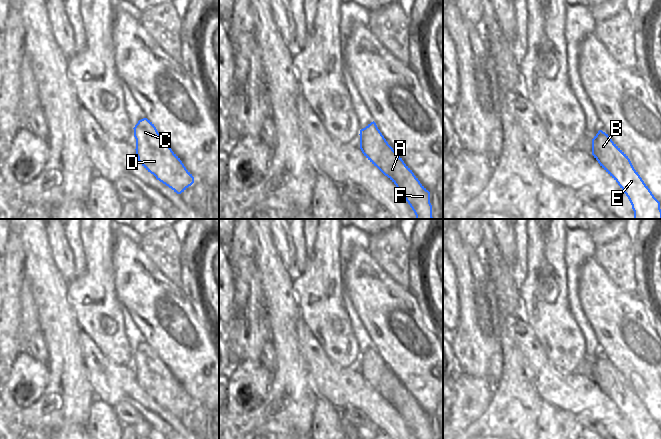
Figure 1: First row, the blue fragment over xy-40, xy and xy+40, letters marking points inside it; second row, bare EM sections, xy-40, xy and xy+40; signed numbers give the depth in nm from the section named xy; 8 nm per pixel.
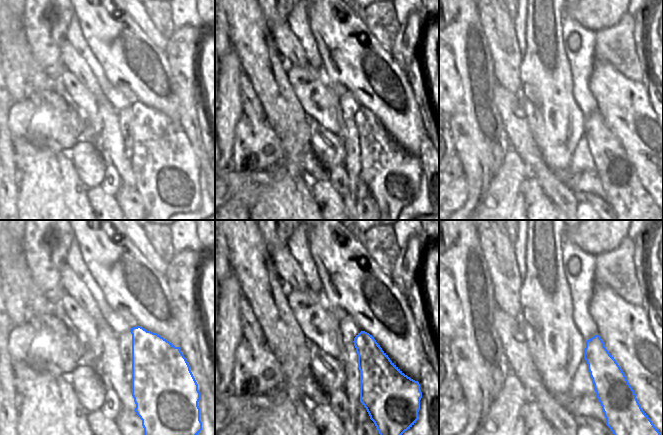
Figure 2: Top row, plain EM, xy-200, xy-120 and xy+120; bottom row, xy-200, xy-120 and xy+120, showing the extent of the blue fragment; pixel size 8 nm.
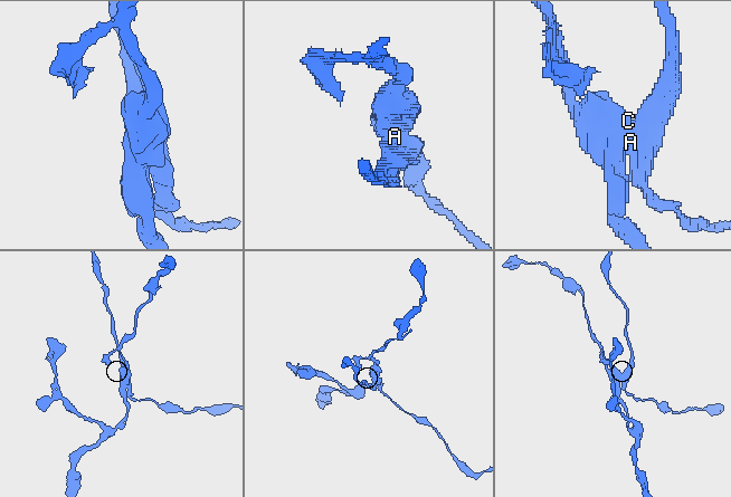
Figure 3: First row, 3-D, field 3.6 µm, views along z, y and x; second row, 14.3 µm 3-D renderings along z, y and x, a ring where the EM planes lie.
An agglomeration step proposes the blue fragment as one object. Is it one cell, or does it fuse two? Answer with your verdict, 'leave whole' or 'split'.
split

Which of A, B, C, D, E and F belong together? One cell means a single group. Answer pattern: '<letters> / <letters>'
A B E F / C D

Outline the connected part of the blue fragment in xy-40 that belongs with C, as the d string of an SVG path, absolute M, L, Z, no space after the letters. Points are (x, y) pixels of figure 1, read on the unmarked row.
M139 344L133 353L138 385L157 404L177 418L181 418L194 407L192 398L150 344Z

